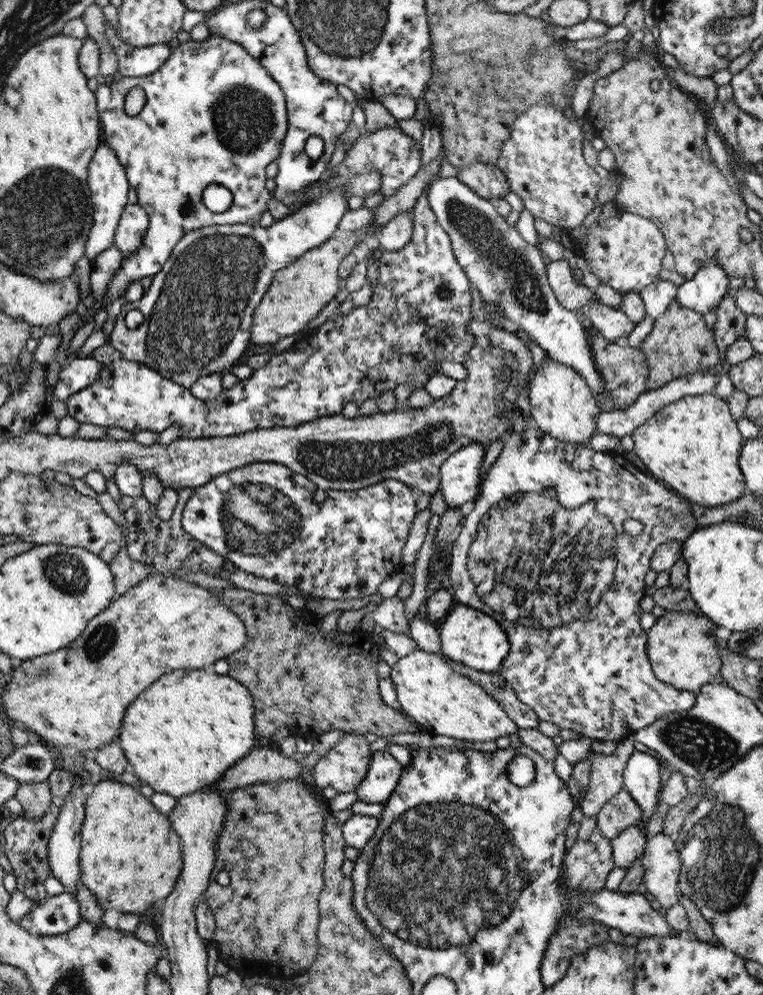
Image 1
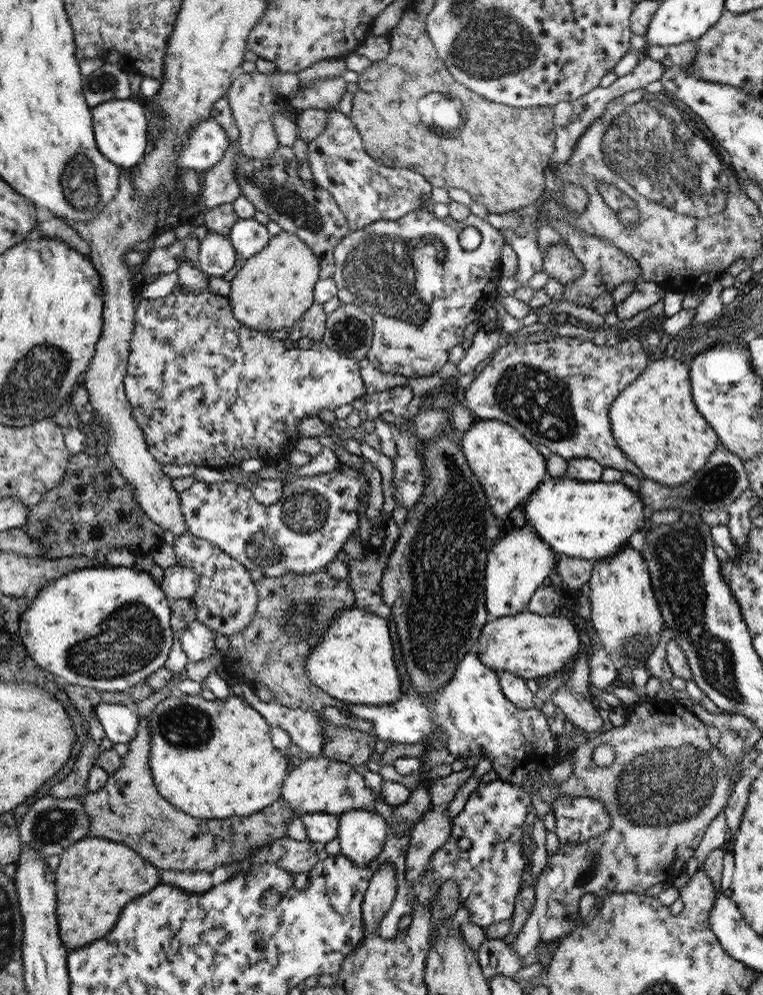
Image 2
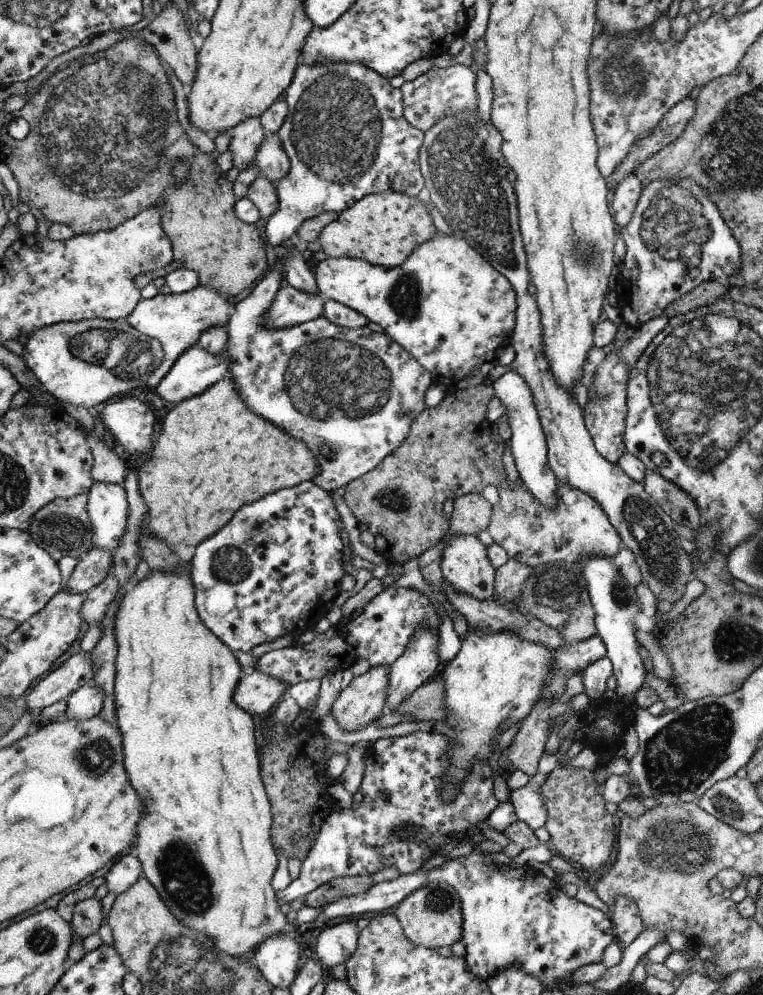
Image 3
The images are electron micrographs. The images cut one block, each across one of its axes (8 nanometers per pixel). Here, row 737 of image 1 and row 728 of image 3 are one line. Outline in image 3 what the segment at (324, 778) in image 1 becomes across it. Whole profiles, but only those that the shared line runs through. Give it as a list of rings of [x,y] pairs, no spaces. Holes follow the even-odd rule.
[[[376,666],[354,677],[338,695],[332,707],[335,722],[347,732],[376,724],[385,714],[390,666]]]

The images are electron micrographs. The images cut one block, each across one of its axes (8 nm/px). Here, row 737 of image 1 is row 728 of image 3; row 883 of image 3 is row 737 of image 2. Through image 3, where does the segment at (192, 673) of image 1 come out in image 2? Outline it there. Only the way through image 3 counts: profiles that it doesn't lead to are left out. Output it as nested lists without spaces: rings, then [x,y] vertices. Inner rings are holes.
[[[232,692],[226,699],[206,700],[202,695],[176,693],[164,697],[147,716],[151,721],[150,764],[156,789],[189,816],[198,819],[244,817],[270,807],[280,796],[288,772],[288,758],[274,748],[264,716],[242,696]]]

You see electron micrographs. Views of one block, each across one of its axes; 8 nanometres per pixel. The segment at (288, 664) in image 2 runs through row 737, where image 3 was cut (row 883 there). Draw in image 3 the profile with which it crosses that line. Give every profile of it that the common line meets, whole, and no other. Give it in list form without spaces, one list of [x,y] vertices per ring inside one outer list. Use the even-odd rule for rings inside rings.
[[[370,876],[335,878],[307,894],[306,900],[304,900],[306,902],[305,906],[312,906],[317,909],[332,904],[332,902],[336,902],[336,900],[340,900],[344,896],[348,898],[348,896],[364,894],[364,892],[370,890],[371,886],[372,880],[370,880]]]

